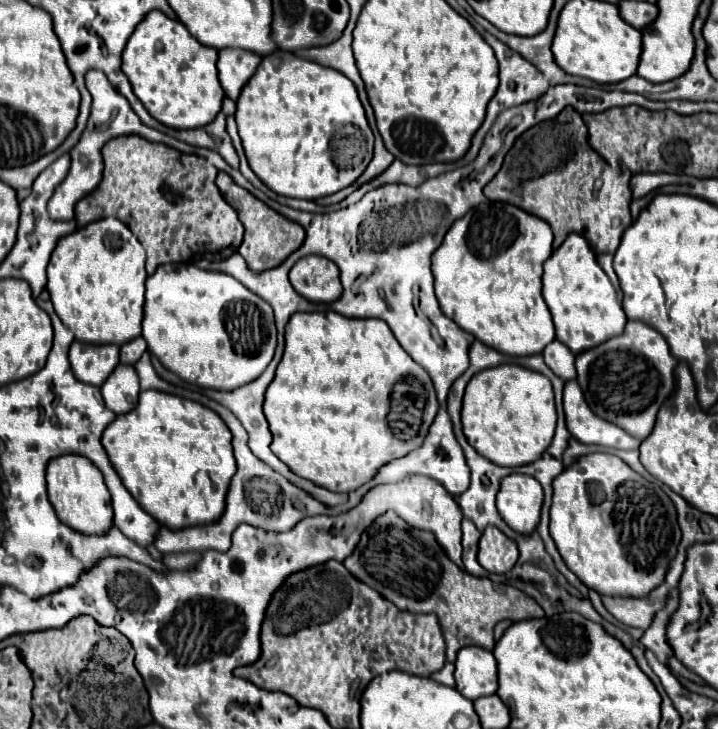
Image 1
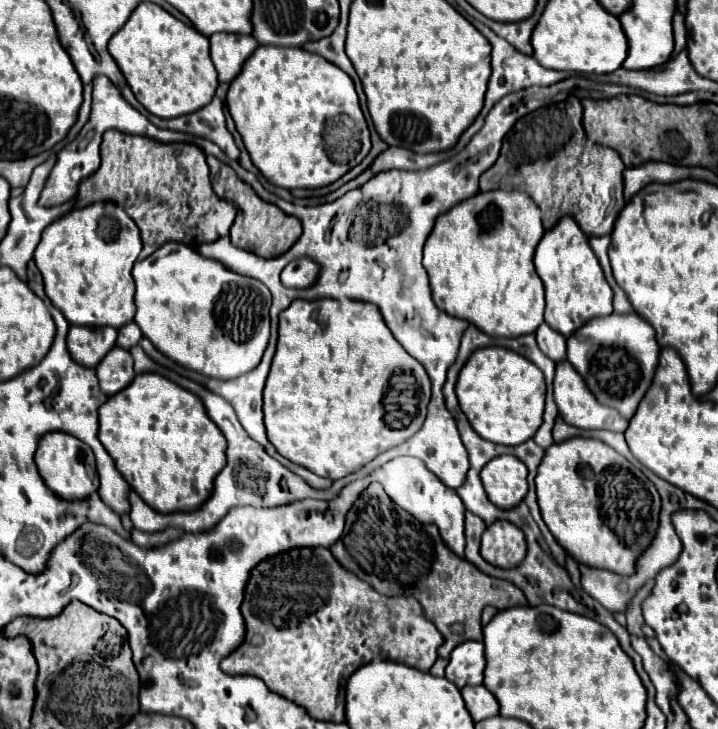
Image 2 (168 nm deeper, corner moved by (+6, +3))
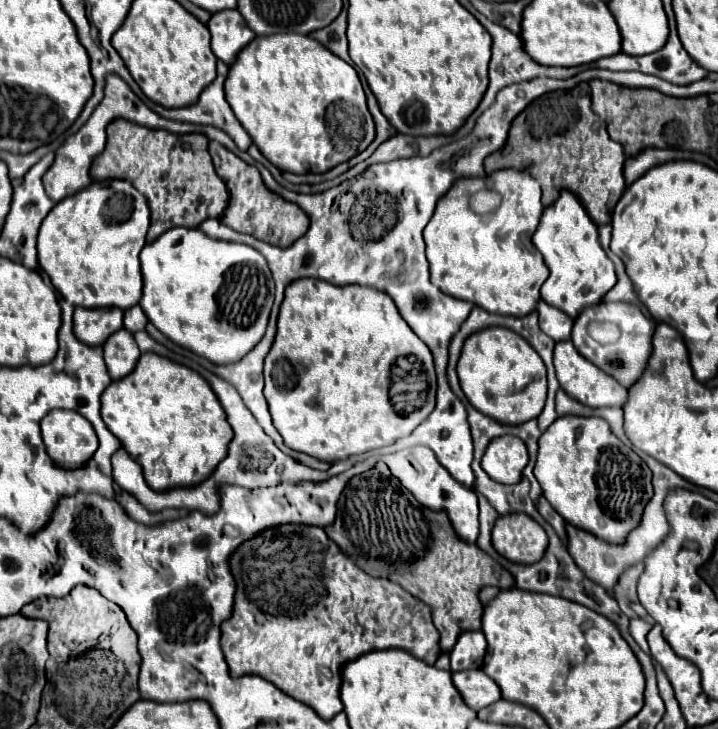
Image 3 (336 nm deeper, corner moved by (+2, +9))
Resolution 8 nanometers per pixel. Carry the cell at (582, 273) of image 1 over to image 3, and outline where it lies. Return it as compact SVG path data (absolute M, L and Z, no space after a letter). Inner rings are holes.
M561 190L559 198L543 210L533 242L549 268L549 278L541 286L541 298L571 318L577 318L587 306L601 302L601 298L615 286L615 268L599 244L597 224L585 214L585 206L581 206L579 198L567 190Z

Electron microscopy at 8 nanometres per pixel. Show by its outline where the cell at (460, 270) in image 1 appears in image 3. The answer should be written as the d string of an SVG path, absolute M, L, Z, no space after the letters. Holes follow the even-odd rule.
M503 168L483 178L457 178L451 190L437 202L431 222L427 224L423 232L425 242L427 242L427 260L431 264L431 282L441 292L451 294L461 300L475 302L477 306L495 314L525 316L533 312L539 300L539 288L549 276L543 256L531 242L541 214L543 214L541 186L525 170ZM477 190L495 190L501 196L499 208L489 214L475 214L469 208L469 192L477 192Z

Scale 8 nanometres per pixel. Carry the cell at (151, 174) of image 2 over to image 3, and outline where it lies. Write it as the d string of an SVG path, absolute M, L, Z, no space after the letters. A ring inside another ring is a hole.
M113 120L107 126L107 146L93 160L93 180L129 180L145 194L151 208L151 226L147 242L159 238L173 226L197 228L205 218L219 218L229 202L223 180L215 174L205 134L173 134L153 130L127 120Z

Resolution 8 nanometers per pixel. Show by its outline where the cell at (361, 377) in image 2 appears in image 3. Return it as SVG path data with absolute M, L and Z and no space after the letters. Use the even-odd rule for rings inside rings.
M301 278L293 280L285 288L285 298L281 302L281 312L277 320L277 334L273 340L273 346L265 358L265 400L269 404L269 412L273 416L273 424L283 436L285 444L293 450L301 450L305 454L311 454L315 458L321 458L325 462L337 462L345 460L351 454L361 454L367 450L375 450L387 444L393 444L397 438L407 436L409 432L415 430L415 426L421 424L421 420L431 414L435 408L435 368L433 368L433 356L427 348L427 344L409 328L409 324L401 318L395 302L387 292L375 290L371 286L359 286L359 284L349 284L349 286L333 286L325 280L317 278Z

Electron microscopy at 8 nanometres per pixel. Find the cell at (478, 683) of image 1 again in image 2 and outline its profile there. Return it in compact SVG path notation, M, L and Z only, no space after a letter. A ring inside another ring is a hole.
M463 642L459 644L445 668L445 678L453 682L457 688L463 686L479 686L483 682L485 656L481 642Z

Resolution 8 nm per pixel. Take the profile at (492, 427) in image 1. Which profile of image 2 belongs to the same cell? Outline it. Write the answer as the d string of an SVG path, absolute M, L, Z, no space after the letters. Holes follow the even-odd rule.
M483 348L475 352L457 380L457 398L471 428L493 444L523 444L531 440L543 424L545 380L541 370L507 348Z

